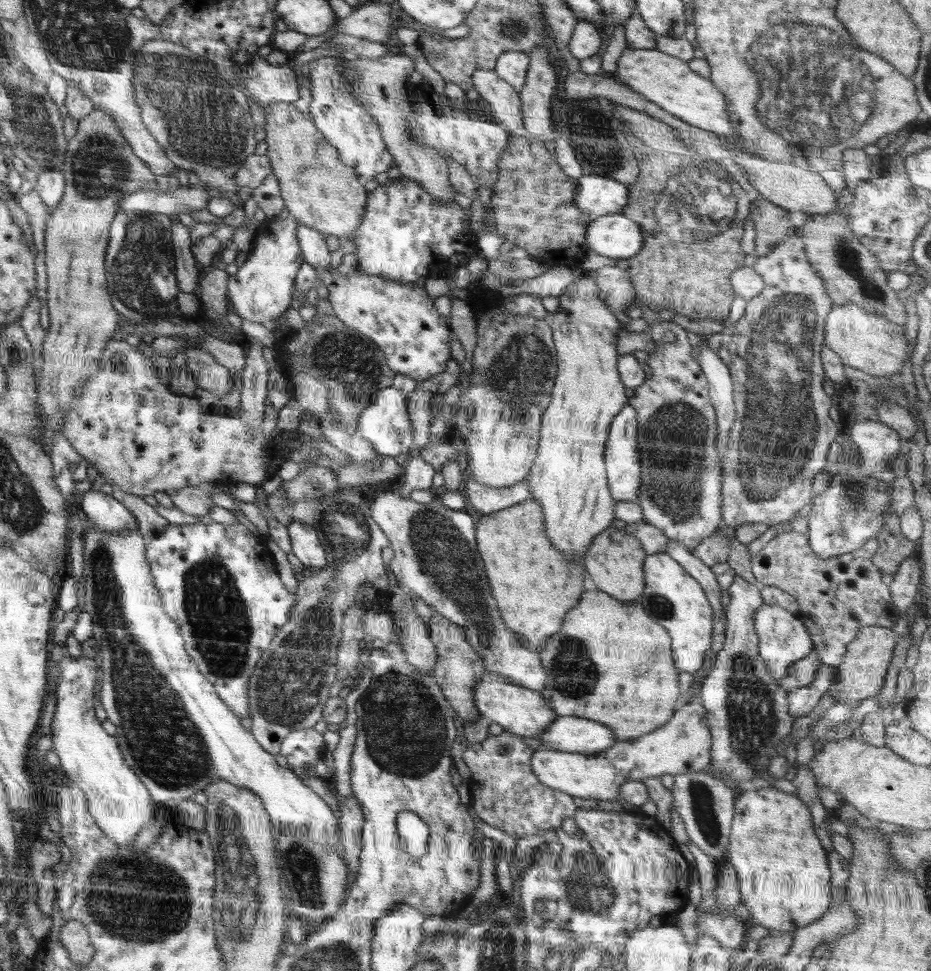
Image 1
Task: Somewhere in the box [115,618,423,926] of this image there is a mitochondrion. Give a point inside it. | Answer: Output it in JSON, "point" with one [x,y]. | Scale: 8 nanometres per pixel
{"point":[301,867]}

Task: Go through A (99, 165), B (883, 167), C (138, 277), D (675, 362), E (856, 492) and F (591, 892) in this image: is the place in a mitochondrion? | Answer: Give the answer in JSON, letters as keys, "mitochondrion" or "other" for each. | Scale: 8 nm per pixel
{"A":"mitochondrion","B":"other","C":"mitochondrion","D":"other","E":"mitochondrion","F":"mitochondrion"}

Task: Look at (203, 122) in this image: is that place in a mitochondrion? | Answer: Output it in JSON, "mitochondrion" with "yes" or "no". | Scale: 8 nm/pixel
{"mitochondrion":"yes"}

